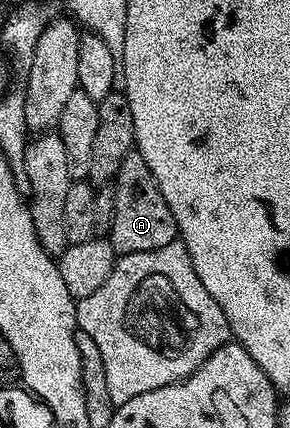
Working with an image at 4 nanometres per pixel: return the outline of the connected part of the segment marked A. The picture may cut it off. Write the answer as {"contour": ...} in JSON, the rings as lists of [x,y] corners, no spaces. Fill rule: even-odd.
{"contour":[[[135,148],[121,155],[117,162],[118,175],[112,179],[115,214],[108,235],[115,255],[148,252],[174,242],[178,238],[176,216],[172,216],[172,208],[168,208],[168,200],[164,200],[144,156],[140,156],[140,152]]]}

